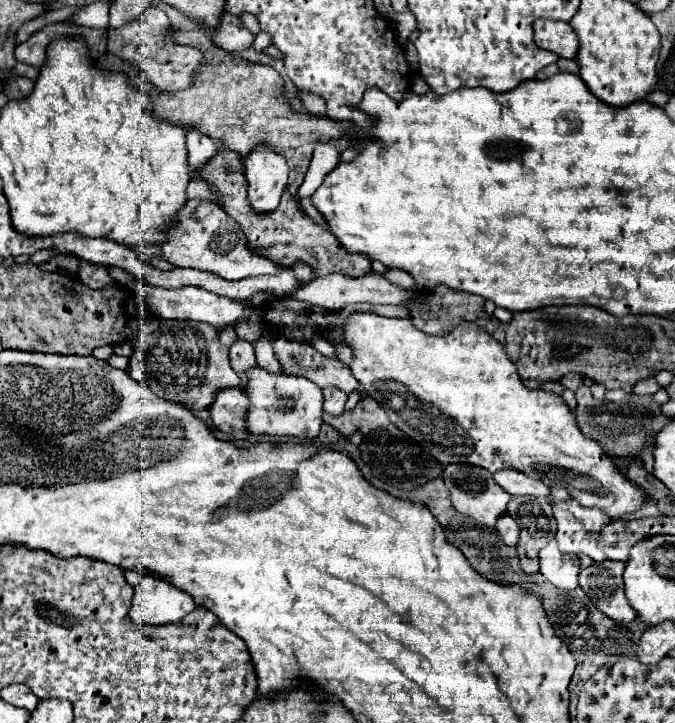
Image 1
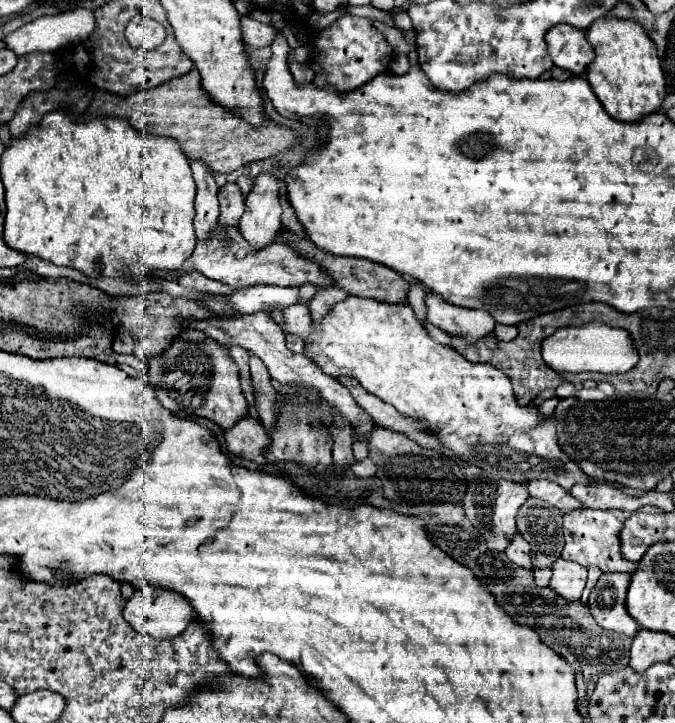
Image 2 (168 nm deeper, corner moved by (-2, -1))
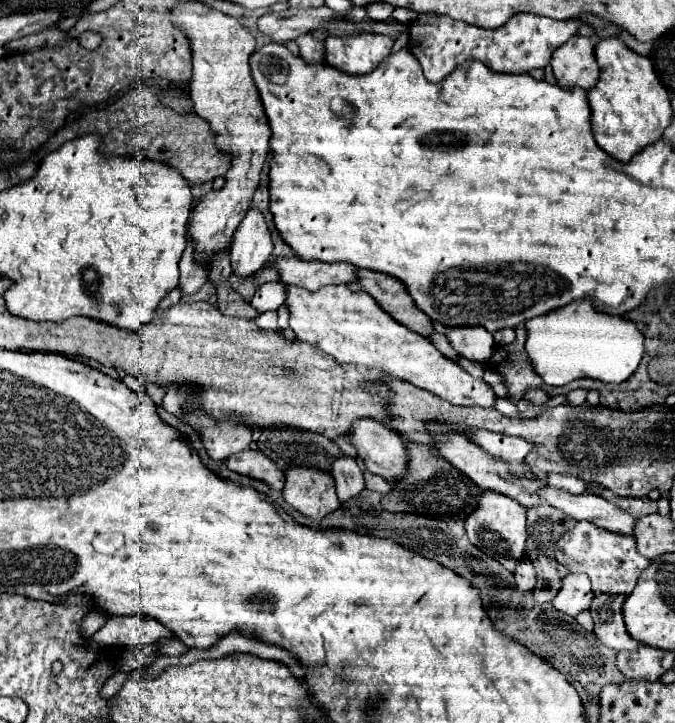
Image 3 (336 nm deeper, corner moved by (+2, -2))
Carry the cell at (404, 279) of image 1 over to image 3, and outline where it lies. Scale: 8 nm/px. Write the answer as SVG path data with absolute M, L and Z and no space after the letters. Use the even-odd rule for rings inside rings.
M434 331L432 333L432 337L430 337L430 341L436 345L436 349L442 353L442 355L446 355L448 359L452 359L452 361L458 361L460 359L460 355L452 349L452 345L448 343L448 339L440 333L440 331Z

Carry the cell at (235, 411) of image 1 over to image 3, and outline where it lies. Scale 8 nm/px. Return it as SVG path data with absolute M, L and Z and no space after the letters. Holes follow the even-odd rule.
M248 449L248 451L242 451L242 453L226 459L224 463L234 473L264 481L276 491L284 489L284 473L266 455L262 455L260 451Z

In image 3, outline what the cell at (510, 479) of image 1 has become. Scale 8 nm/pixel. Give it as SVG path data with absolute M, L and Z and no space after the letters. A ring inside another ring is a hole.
M546 487L546 489L540 489L538 495L542 501L564 511L566 515L574 517L576 521L586 519L612 533L626 533L626 535L634 537L634 527L636 527L638 519L594 493L572 495L572 493L560 491L560 489Z

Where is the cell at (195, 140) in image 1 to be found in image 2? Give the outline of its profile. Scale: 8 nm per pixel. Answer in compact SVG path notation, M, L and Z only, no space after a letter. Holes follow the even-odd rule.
M192 160L190 162L192 172L194 172L194 180L196 180L196 216L194 216L194 230L196 230L196 238L198 240L206 240L210 230L216 226L218 222L218 186L214 180L214 172L212 168L208 168L208 164L200 164L200 160Z

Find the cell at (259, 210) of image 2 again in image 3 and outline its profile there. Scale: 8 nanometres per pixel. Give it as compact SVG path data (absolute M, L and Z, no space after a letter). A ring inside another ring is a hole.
M250 209L234 233L234 241L230 247L230 263L234 275L248 279L256 271L260 271L270 253L272 253L272 237L266 227L264 215L256 209Z

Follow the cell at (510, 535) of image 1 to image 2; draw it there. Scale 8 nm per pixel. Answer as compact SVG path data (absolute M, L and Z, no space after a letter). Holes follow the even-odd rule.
M516 534L516 536L510 540L510 544L508 544L508 548L506 548L506 556L508 556L514 564L518 564L518 566L522 566L522 568L532 568L530 544L524 540L522 534Z

